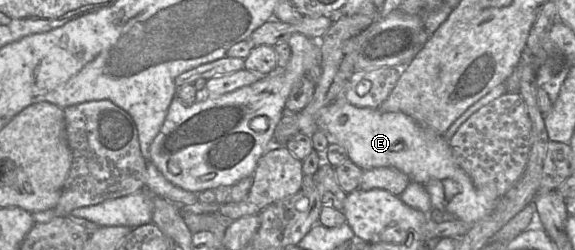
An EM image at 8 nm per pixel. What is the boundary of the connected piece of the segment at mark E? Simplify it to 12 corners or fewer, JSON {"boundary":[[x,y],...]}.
{"boundary":[[334,100],[317,130],[363,171],[402,171],[469,225],[478,195],[444,136],[402,112]]}

